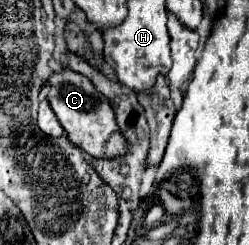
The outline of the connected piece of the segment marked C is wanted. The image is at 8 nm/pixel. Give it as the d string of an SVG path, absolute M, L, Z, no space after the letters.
M66 68L62 74L54 74L46 84L50 86L50 106L72 144L92 154L94 158L120 158L128 154L130 142L126 142L126 136L116 126L116 112L112 108L112 102L100 94L86 76Z

